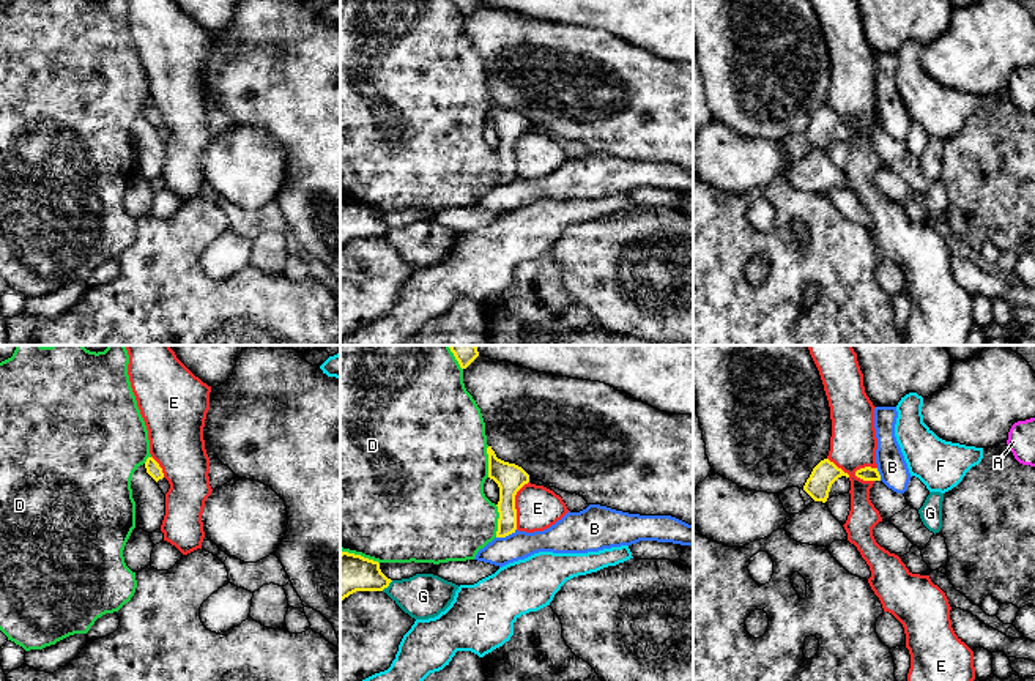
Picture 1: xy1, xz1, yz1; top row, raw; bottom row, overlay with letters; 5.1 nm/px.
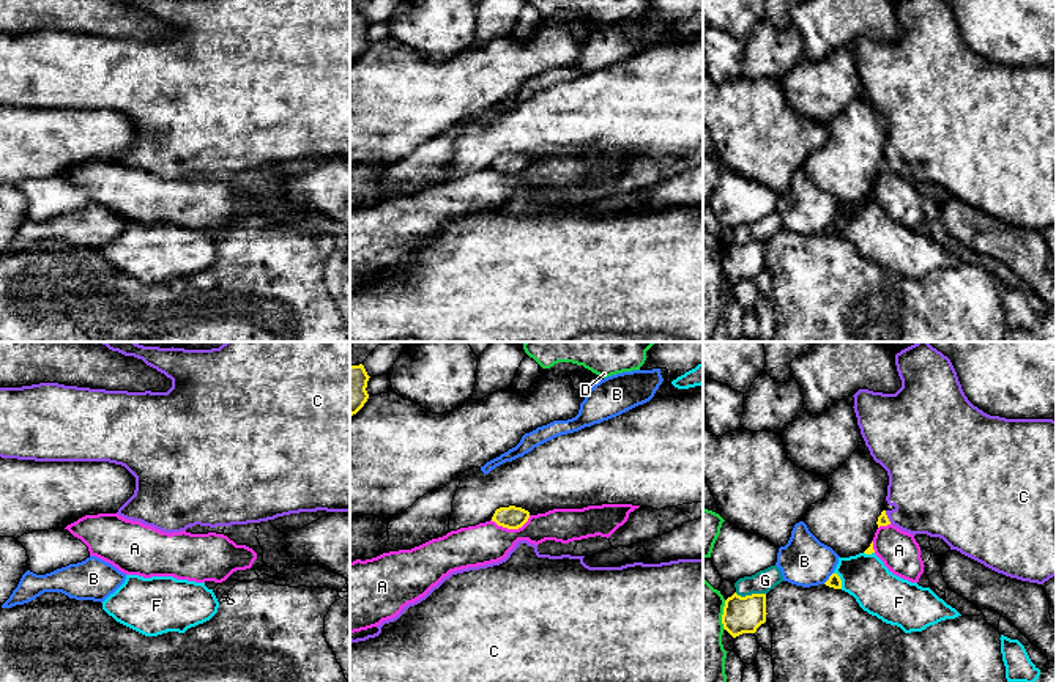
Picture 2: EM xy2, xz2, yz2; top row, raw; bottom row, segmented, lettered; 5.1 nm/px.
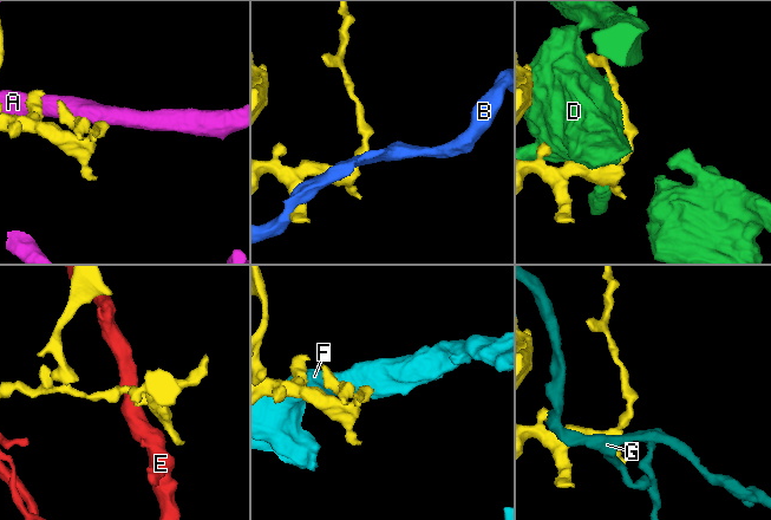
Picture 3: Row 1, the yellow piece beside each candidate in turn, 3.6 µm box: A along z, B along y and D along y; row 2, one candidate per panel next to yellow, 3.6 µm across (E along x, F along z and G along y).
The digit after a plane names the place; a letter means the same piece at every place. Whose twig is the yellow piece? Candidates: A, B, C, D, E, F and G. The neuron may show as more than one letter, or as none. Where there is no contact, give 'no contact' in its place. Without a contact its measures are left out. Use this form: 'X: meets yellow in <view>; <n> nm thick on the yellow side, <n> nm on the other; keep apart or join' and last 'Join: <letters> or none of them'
A: meets yellow in xz2; 120 nm thick on the yellow side, 200 nm on the other; keep apart
B: meets yellow in xz1; 100 nm thick on the yellow side, 140 nm on the other; keep apart
C: meets yellow in yz2; 60 nm thick on the yellow side, 380 nm on the other; join
D: meets yellow in xz1; 150 nm thick on the yellow side, 440 nm on the other; keep apart
E: meets yellow in xz1; 150 nm thick on the yellow side, 220 nm on the other; keep apart
F: meets yellow in yz2; 70 nm thick on the yellow side, 240 nm on the other; keep apart
G: meets yellow in yz2; 190 nm thick on the yellow side, 110 nm on the other; keep apart
Join: C

